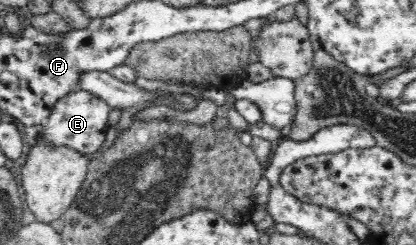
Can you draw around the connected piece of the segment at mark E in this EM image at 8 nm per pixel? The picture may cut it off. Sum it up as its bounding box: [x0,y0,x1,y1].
[41,90,110,153]

